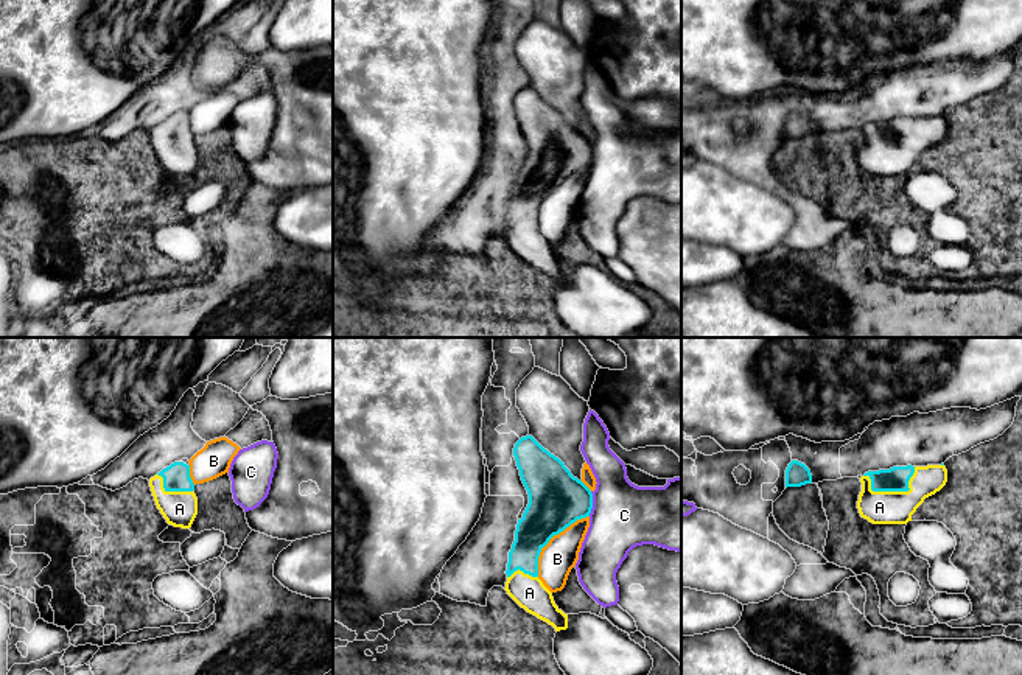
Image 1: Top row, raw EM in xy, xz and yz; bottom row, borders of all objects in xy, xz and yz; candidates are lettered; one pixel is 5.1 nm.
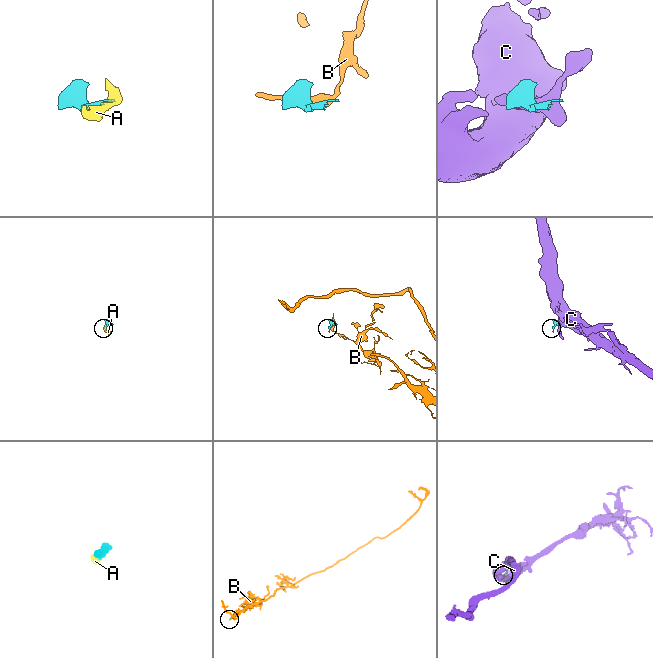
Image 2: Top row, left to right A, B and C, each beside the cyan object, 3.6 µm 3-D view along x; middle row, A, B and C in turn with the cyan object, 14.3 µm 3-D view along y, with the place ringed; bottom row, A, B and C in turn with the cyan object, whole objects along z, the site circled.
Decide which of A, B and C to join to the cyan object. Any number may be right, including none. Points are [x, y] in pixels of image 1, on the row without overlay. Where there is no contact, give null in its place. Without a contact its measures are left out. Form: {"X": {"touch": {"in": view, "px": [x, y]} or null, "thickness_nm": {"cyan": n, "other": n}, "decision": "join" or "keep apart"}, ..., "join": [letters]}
{"A": {"touch": {"in": "yz", "px": [893, 142]}, "thickness_nm": {"cyan": 130, "other": 180}, "decision": "join"}, "B": {"touch": {"in": "xz", "px": [551, 188]}, "thickness_nm": {"cyan": 280, "other": 180}, "decision": "keep apart"}, "C": {"touch": {"in": "xz", "px": [591, 156]}, "thickness_nm": {"cyan": 280, "other": 340}, "decision": "keep apart"}, "join": ["A"]}

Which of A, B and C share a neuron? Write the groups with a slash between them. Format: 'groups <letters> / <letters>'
groups A / B / C

